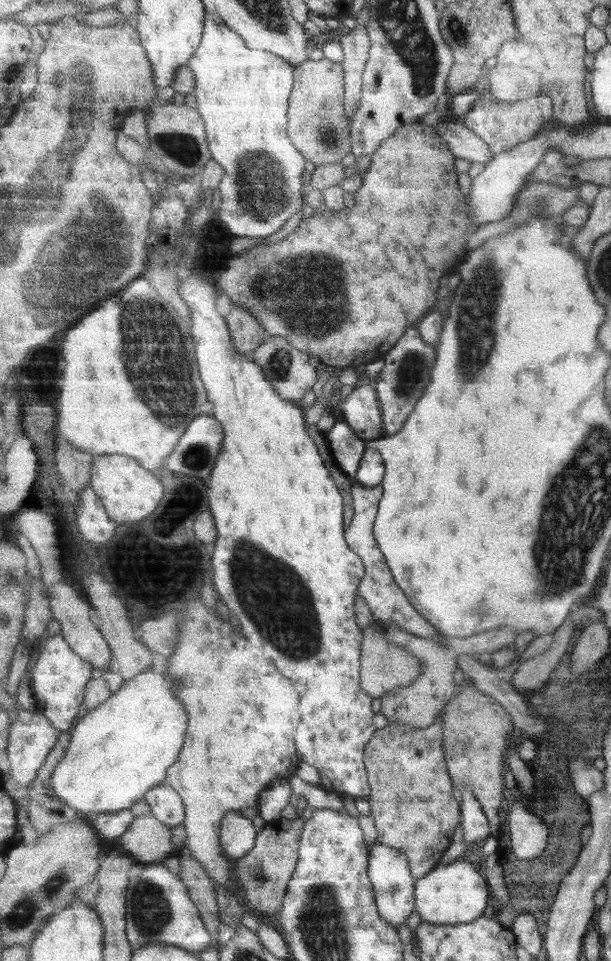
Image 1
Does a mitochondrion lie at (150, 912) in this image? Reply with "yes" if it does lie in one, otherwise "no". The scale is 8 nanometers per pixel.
yes

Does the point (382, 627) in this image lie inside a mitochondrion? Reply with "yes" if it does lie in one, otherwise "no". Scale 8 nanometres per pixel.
no

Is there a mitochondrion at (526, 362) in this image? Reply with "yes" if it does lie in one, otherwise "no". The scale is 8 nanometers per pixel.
no

